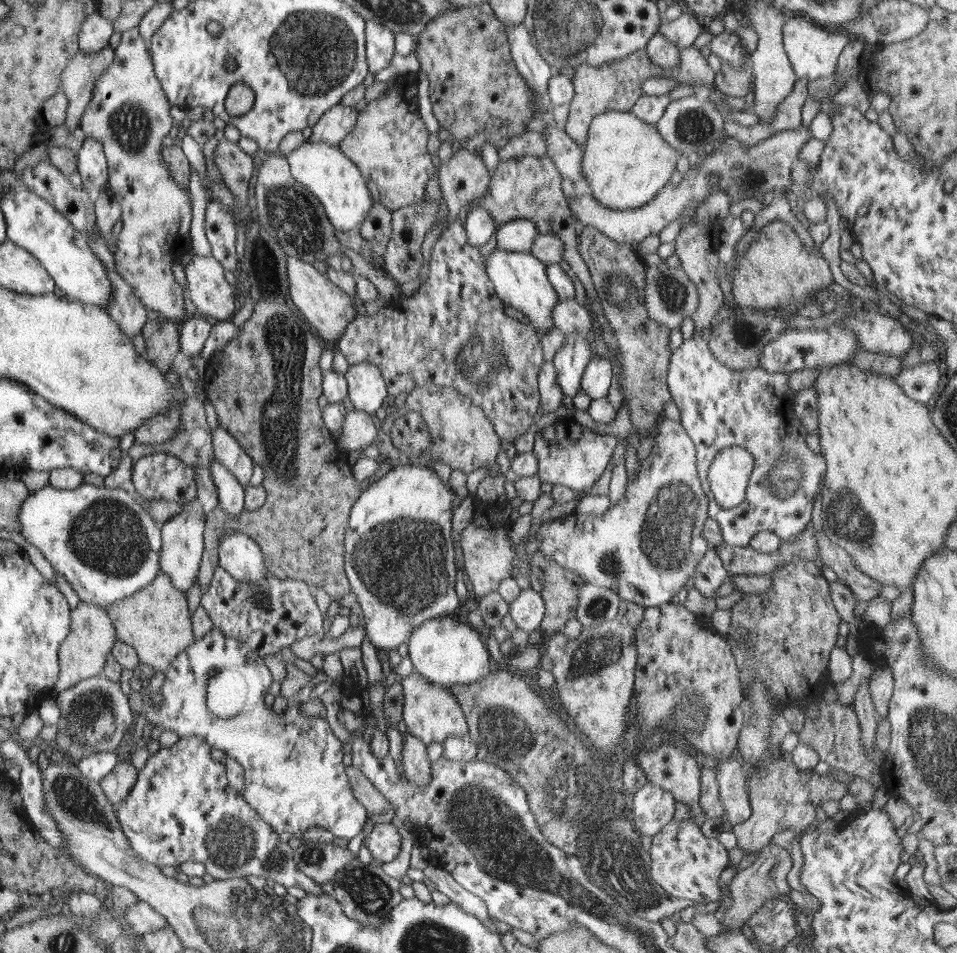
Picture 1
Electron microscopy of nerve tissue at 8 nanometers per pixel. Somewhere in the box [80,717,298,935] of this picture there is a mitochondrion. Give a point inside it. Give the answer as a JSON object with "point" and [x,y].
{"point":[230,844]}

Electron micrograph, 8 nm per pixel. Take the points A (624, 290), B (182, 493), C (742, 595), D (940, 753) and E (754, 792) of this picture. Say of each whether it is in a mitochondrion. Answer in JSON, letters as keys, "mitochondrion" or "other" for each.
{"A":"mitochondrion","B":"other","C":"other","D":"mitochondrion","E":"other"}

